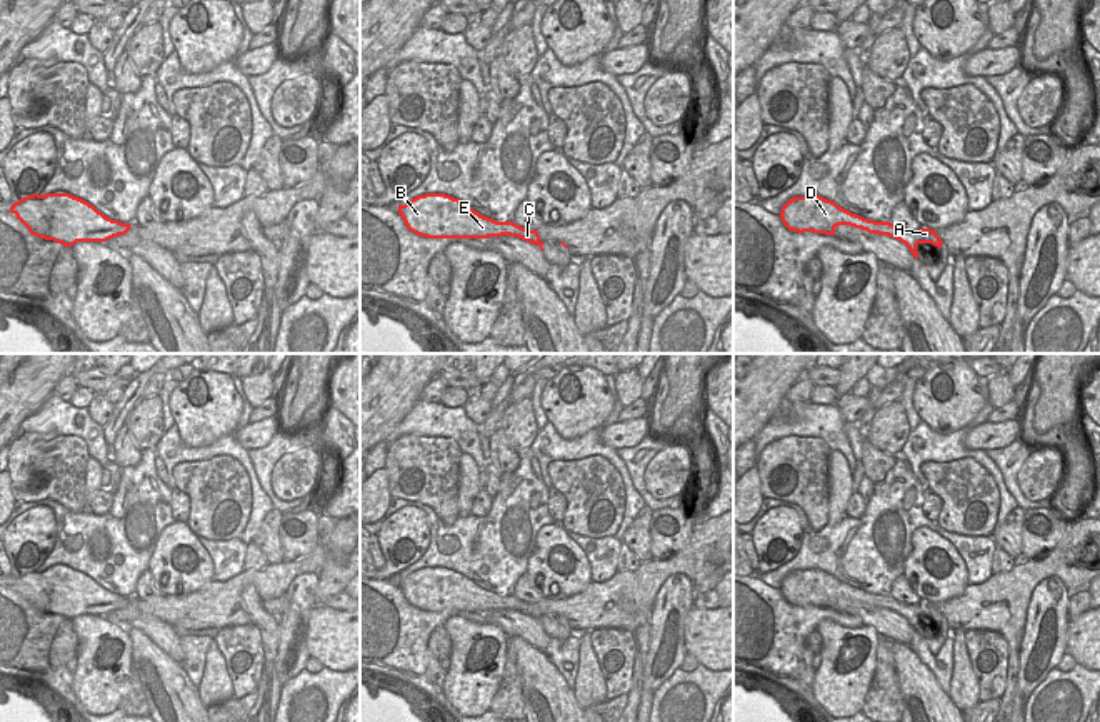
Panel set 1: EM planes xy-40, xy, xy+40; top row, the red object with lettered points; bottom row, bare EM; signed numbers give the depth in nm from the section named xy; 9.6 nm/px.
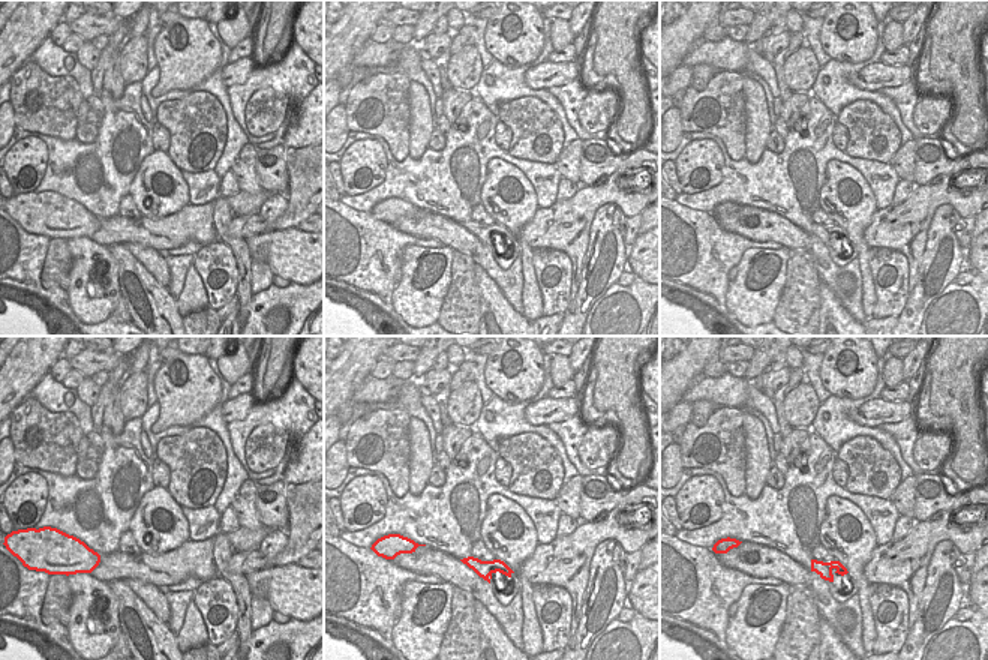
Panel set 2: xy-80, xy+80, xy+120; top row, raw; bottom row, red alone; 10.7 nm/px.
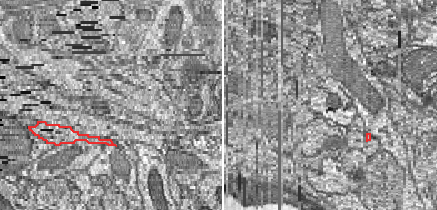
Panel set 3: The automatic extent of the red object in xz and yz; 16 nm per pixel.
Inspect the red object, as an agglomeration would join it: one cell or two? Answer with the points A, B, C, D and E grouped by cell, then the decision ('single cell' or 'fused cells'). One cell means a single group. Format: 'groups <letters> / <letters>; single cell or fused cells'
groups A B C D E; single cell

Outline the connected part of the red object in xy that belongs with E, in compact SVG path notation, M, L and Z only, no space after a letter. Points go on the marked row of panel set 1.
M425 193L398 205L398 213L407 228L427 238L488 238L518 237L525 242L542 245L537 230L523 228L513 222L497 222L483 217L458 198L445 193Z

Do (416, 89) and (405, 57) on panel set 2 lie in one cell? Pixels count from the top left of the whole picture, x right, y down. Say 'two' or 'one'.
two

